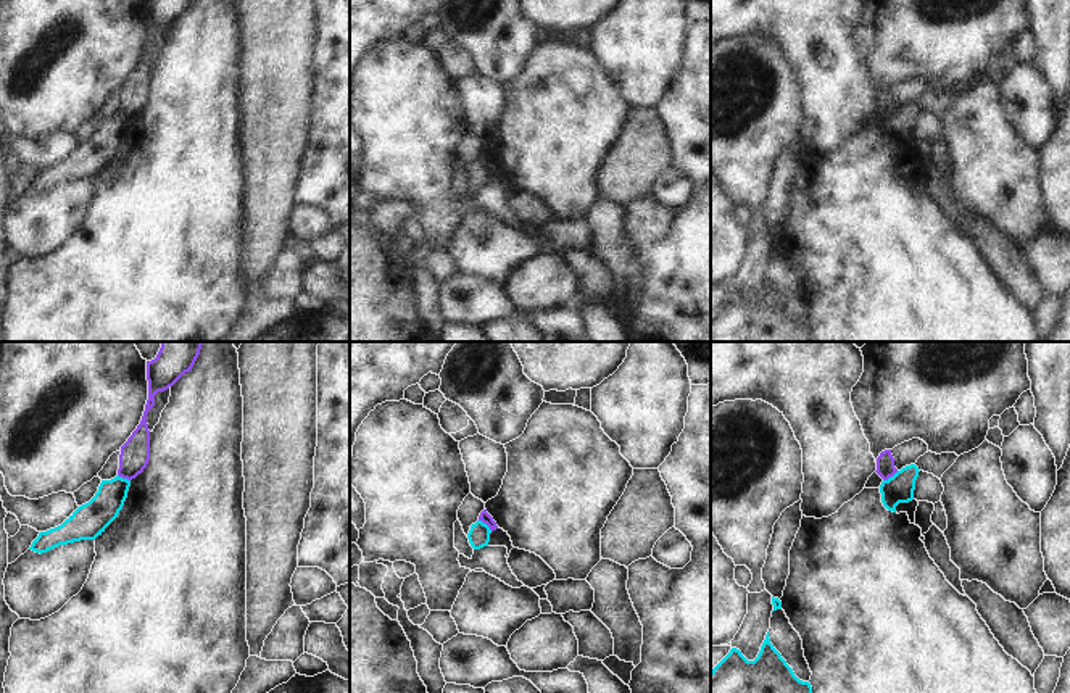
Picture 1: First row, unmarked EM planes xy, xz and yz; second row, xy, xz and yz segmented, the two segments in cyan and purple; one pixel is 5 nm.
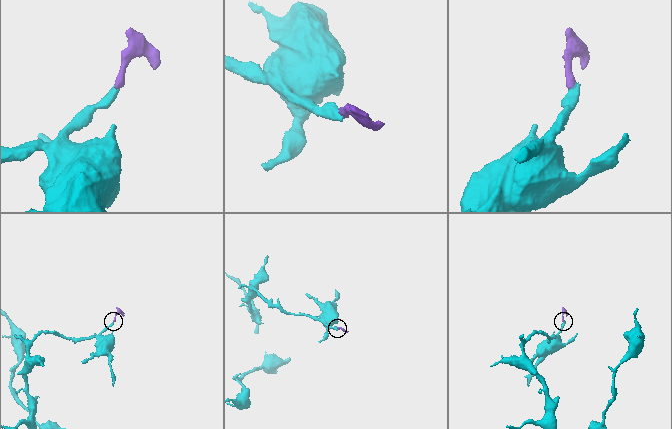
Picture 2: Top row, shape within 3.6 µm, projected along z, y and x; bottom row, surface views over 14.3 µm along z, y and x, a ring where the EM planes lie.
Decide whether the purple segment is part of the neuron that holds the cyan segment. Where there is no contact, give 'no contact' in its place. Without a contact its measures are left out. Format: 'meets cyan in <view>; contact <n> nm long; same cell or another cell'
meets cyan in xz; contact 90 nm long; another cell

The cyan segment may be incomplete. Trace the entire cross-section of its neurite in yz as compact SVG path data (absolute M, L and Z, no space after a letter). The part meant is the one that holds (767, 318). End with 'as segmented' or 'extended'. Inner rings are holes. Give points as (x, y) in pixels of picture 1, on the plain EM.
M769 271L754 300L748 300L740 288L730 292L711 309L711 342L814 342L812 326L799 319L782 293L773 287Z; as segmented

